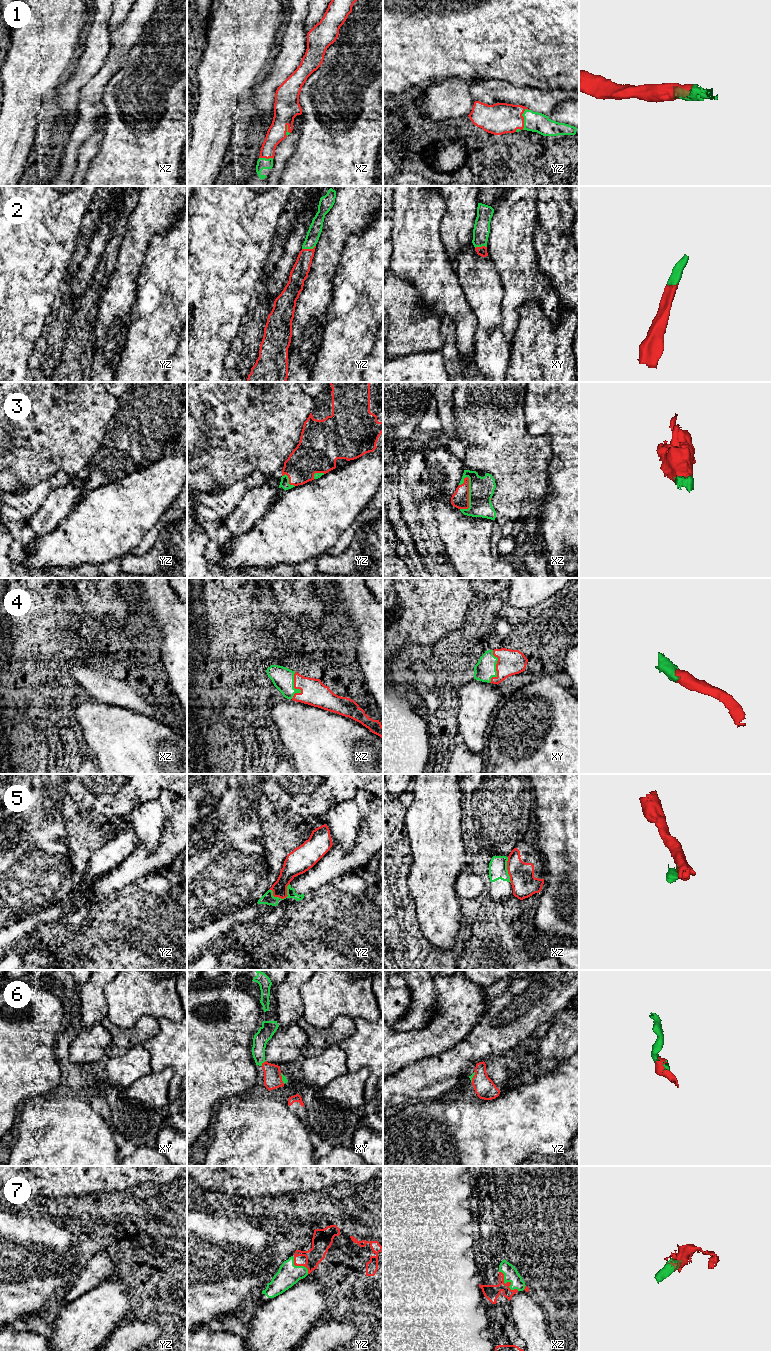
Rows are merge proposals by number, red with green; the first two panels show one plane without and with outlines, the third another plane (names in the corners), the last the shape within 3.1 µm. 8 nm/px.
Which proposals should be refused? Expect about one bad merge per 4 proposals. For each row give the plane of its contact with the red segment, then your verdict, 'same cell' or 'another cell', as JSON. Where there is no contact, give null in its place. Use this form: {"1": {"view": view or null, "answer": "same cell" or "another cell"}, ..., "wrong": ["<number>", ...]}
{"1": {"view": "yz", "answer": "same cell"}, "2": {"view": "yz", "answer": "same cell"}, "3": {"view": "xz", "answer": "same cell"}, "4": {"view": "xy", "answer": "same cell"}, "5": {"view": "yz", "answer": "another cell"}, "6": {"view": "xy", "answer": "same cell"}, "7": {"view": "xz", "answer": "same cell"}, "wrong": ["5"]}

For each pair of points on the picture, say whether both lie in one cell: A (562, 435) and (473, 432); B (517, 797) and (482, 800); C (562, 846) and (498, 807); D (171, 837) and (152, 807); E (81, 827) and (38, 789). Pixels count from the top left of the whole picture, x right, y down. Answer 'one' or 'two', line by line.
A: two
B: one
C: two
D: two
E: one

